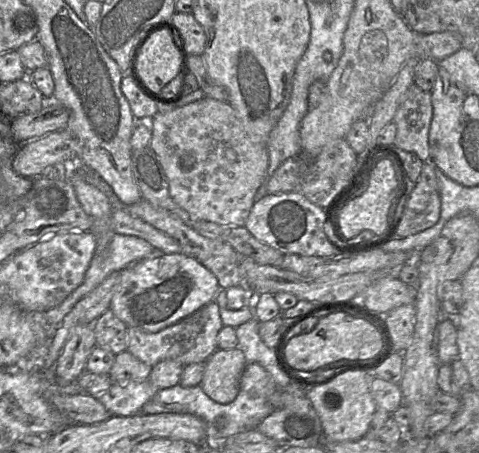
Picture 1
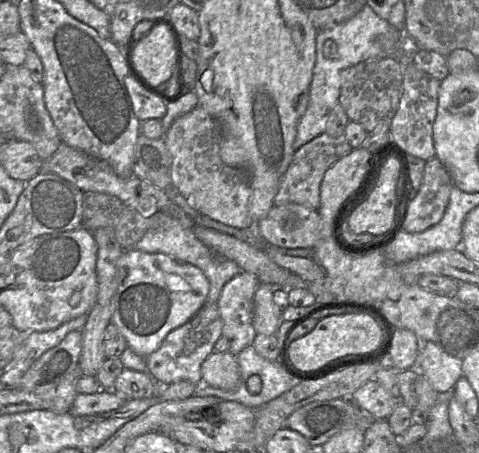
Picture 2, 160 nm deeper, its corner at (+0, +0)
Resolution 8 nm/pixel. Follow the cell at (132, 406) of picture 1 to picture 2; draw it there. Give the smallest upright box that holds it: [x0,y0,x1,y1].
[70,390,125,416]

